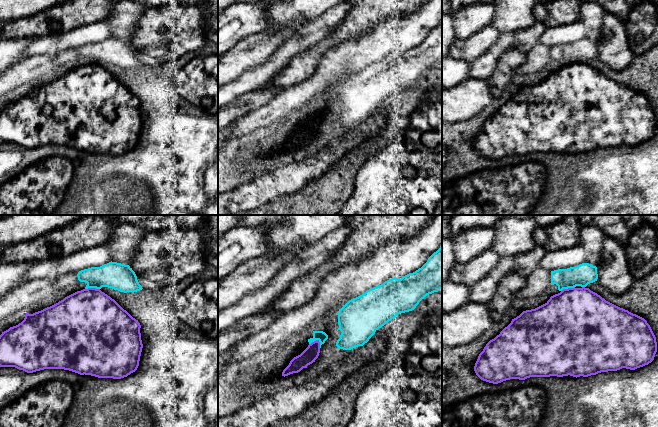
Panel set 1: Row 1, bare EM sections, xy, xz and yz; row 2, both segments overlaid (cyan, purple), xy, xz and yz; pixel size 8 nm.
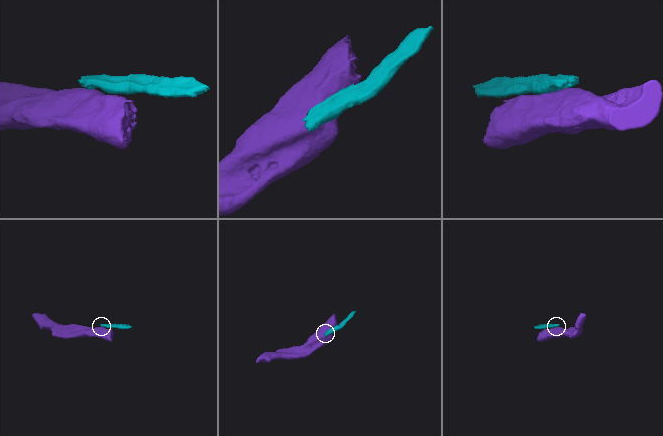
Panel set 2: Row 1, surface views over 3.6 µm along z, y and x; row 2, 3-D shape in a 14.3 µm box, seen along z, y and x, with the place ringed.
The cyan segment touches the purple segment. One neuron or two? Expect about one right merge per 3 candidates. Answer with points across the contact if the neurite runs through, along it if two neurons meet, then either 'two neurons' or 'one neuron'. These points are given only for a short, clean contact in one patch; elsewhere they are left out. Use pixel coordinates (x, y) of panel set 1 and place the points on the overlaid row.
along xz (309, 344), (317, 340), (320, 347) | two neurons

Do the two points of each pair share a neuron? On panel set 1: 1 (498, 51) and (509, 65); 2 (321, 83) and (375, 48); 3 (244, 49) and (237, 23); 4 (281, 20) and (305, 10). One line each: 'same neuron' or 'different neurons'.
1: different neurons
2: same neuron
3: different neurons
4: same neuron

